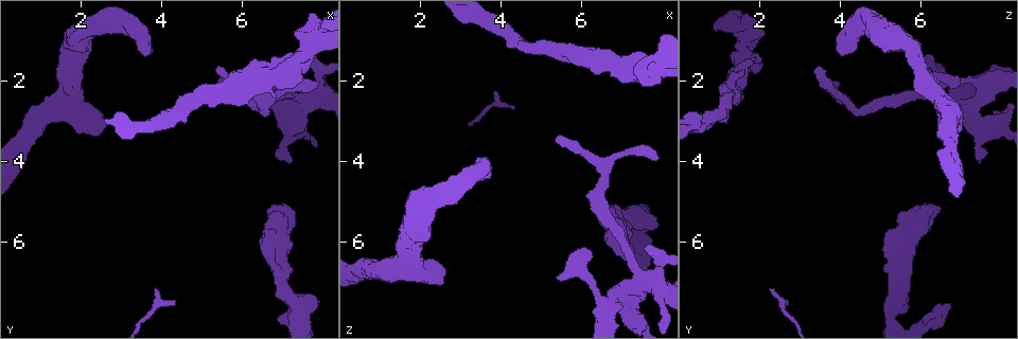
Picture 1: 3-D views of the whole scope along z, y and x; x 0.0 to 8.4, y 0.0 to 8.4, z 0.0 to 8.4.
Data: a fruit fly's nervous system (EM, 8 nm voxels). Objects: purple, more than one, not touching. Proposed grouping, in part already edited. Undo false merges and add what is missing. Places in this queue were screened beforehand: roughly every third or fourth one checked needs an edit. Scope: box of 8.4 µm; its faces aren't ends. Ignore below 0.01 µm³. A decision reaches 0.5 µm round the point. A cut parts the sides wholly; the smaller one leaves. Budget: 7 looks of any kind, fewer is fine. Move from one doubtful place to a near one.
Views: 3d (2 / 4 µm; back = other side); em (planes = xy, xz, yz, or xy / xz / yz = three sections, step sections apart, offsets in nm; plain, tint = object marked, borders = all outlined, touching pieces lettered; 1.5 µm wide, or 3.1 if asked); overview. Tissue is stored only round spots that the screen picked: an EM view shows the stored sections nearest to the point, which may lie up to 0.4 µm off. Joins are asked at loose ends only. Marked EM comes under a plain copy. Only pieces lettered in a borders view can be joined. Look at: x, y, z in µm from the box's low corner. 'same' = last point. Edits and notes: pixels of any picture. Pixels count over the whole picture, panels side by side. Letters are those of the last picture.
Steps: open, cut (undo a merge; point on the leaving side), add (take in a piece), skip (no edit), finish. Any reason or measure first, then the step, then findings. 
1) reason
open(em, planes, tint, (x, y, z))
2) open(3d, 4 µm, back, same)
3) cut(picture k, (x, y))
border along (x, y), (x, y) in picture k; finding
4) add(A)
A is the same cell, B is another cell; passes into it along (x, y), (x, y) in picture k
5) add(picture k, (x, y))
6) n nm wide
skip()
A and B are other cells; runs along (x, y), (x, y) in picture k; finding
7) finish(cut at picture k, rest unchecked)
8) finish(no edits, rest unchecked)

an open end
open(3d, 2 µm, (5.40, 2.15, 6.85))

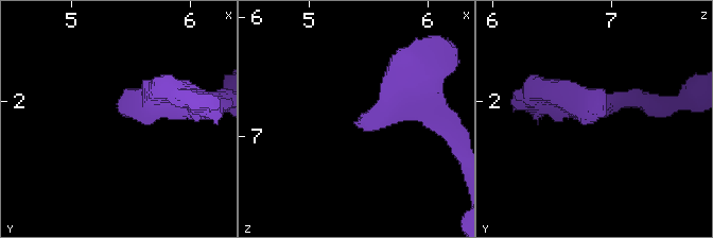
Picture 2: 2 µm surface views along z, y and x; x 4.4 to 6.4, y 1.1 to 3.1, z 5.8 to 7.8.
now the EM
open(em, planes, borders, (5.44, 2.12, 6.88))

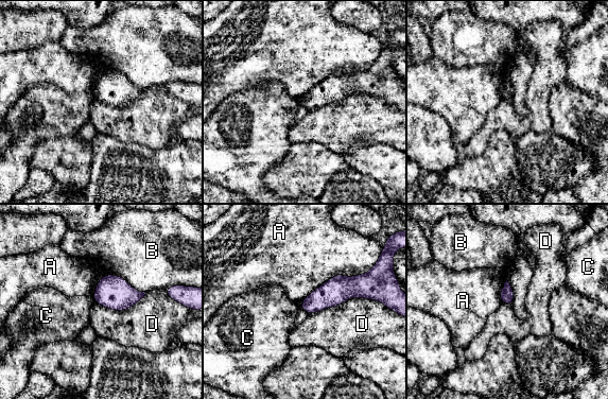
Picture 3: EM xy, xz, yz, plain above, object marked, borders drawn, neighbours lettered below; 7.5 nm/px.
A touches over 550 nm
skip()
A, B, C and D are other cells; border along (378, 300), (349, 297), (309, 314) in picture 3; no lettered piece goes on from it

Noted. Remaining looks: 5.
an open end
open(3d, 4 µm, (7.05, 5.15, 6.50))

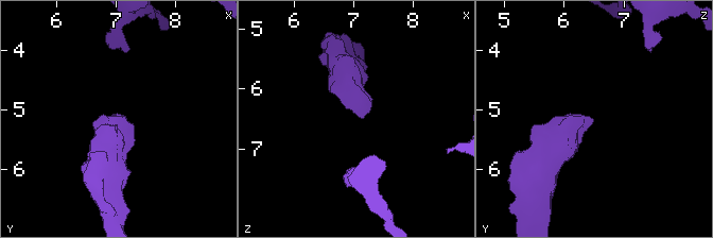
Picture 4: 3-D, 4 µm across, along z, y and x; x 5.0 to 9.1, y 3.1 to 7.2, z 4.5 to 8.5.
open(em, planes, borders, (7.10, 5.20, 6.45))

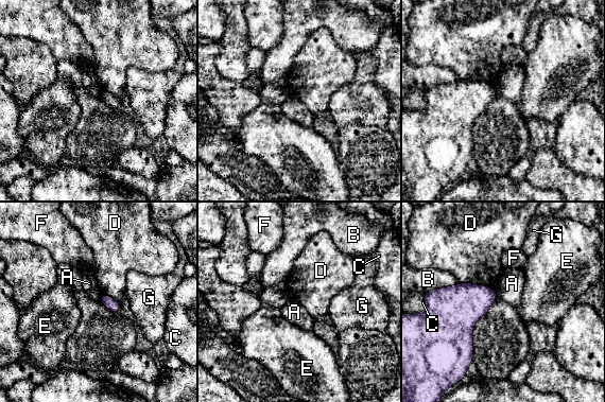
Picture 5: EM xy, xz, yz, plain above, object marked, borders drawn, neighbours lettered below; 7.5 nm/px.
D touches over 280 nm
skip()
A, B, C, D, E, F and G are other cells; border along (102, 292), (99, 300) in picture 5; no lettered piece goes on from it

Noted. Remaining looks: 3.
thick turns thin
open(em, planes, borders, (7.10, 1.70, 1.55))

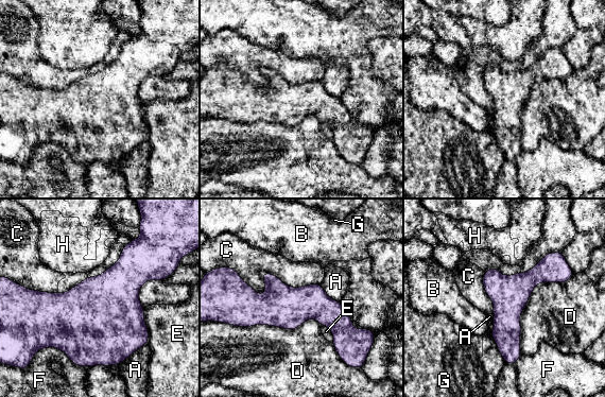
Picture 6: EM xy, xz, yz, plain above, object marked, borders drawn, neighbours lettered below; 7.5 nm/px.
D touches over 750 nm
skip()
A, B, C, D, E, F, G and H are other cells; one neuron here

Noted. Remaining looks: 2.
finish(no edits, rest unchecked)

